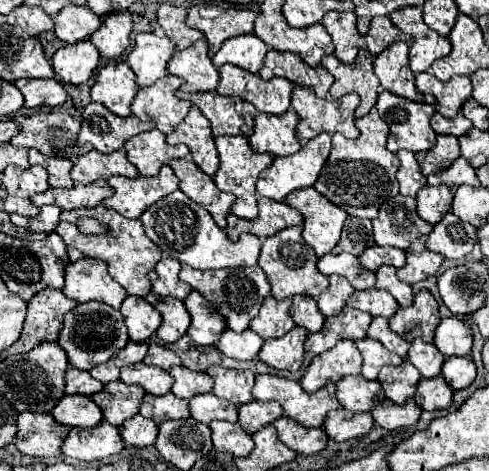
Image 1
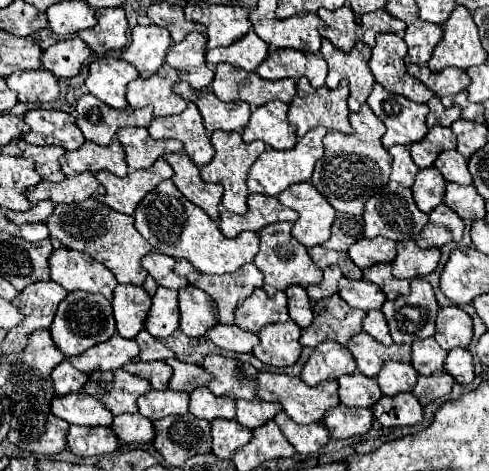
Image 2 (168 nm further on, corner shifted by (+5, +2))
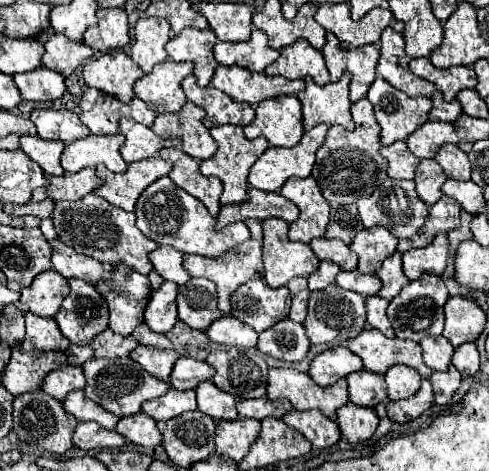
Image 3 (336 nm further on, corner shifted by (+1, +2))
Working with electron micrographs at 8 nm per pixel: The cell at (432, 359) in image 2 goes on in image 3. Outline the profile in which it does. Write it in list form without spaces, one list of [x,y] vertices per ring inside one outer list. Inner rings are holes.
[[[443,336],[423,338],[419,344],[423,348],[423,360],[431,370],[445,372],[449,368],[451,356],[453,356],[453,346],[449,346],[449,342]]]

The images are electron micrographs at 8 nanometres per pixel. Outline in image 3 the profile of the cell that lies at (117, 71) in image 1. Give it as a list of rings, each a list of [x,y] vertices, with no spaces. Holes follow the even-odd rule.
[[[123,50],[101,54],[99,58],[93,58],[83,68],[83,78],[87,86],[103,90],[105,94],[117,98],[119,102],[133,100],[135,96],[133,84],[143,74],[145,72]]]

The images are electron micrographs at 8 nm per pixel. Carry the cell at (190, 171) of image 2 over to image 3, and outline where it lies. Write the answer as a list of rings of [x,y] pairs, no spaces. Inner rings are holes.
[[[179,148],[161,150],[161,158],[173,162],[169,178],[179,188],[189,192],[197,200],[201,200],[205,204],[205,208],[211,212],[211,216],[217,216],[219,210],[221,210],[219,196],[223,192],[221,180],[215,178],[215,176],[211,176],[211,178],[203,176],[199,172],[199,164],[191,156],[187,156],[183,150],[179,150]]]

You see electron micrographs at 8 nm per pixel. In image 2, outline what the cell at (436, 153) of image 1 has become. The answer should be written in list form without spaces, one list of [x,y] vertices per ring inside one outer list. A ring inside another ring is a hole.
[[[435,126],[427,132],[427,136],[421,142],[413,142],[409,146],[411,158],[419,168],[433,166],[437,156],[449,148],[455,148],[455,134],[451,128]]]

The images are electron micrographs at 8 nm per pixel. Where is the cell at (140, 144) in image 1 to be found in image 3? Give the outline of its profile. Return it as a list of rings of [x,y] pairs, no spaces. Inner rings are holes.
[[[121,118],[119,122],[121,134],[125,136],[125,144],[121,146],[121,156],[127,164],[135,162],[135,160],[145,160],[145,158],[153,158],[159,154],[159,150],[163,148],[181,148],[181,140],[177,138],[161,138],[157,134],[153,134],[151,128],[129,120],[129,118]]]

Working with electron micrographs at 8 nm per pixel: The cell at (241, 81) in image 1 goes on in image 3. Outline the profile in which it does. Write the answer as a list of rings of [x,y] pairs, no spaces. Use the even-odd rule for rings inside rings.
[[[217,66],[213,86],[251,106],[257,106],[259,102],[273,96],[297,96],[301,90],[305,90],[303,80],[249,72],[241,66]]]

